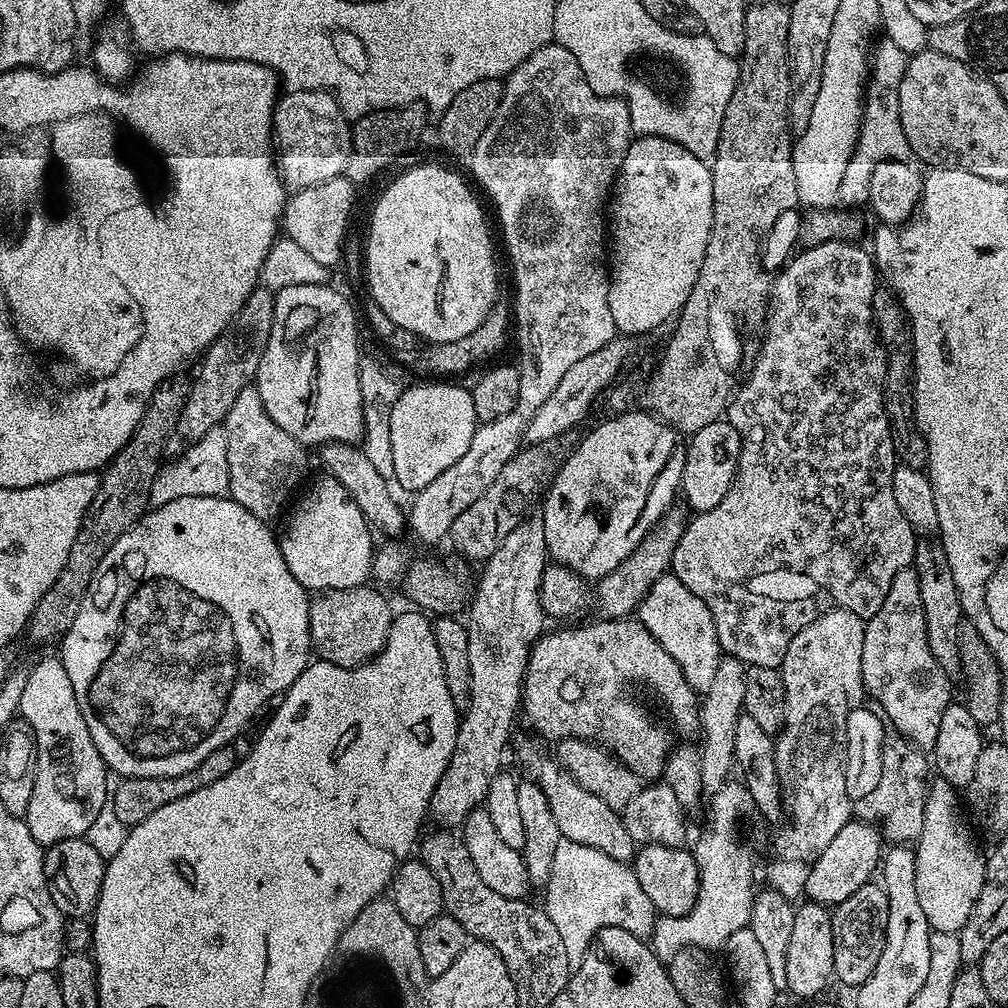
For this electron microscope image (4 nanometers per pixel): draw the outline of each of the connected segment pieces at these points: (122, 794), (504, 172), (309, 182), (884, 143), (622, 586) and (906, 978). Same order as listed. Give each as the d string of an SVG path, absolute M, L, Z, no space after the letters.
M225 746L214 750L214 754L206 754L194 770L186 770L186 774L167 776L166 778L134 778L125 776L117 788L111 789L110 803L114 806L114 814L118 814L118 822L121 826L140 824L154 810L162 810L169 802L178 802L178 798L186 798L186 794L194 794L194 790L202 790L202 786L210 786L210 782L218 782L218 778L226 778L230 770L234 770L237 762L237 754L231 746Z
M555 42L544 44L538 50L534 50L534 54L530 54L530 58L526 58L526 62L519 64L507 76L503 81L503 86L502 102L498 106L490 126L486 126L482 138L478 138L470 157L470 163L472 163L472 172L476 175L475 183L477 185L480 183L488 191L488 196L492 199L497 214L500 215L500 224L504 227L504 244L508 247L508 256L512 259L512 272L516 275L514 344L520 347L518 402L514 402L514 410L510 410L510 414L506 414L494 422L480 424L474 438L470 438L470 446L466 450L466 454L462 454L462 458L458 458L458 462L454 462L454 466L450 466L450 470L442 470L442 474L438 474L438 478L434 478L434 482L430 482L430 486L415 493L413 500L416 501L412 504L412 512L410 508L407 513L407 523L410 525L410 532L412 530L413 534L424 544L436 544L443 536L445 539L451 533L454 518L458 518L458 514L462 514L462 510L466 510L466 506L471 506L489 488L490 482L494 482L494 478L498 478L502 466L506 466L506 462L510 462L510 458L514 458L516 453L521 450L524 444L524 431L530 418L534 418L534 414L538 414L538 410L544 405L546 398L550 398L550 393L558 387L558 381L566 375L566 370L570 370L570 366L575 366L582 358L586 358L586 354L594 354L594 350L602 350L602 346L615 340L618 335L613 315L610 314L610 298L608 297L610 256L606 251L606 205L609 203L610 193L620 175L622 162L626 158L629 148L632 147L634 139L628 104L619 96L599 96L590 88L590 82L586 82L584 72L570 54L570 50L566 50Z
M323 88L285 91L276 102L272 131L278 145L280 179L289 193L301 192L335 176L344 175L352 149L352 129L331 91Z
M886 38L881 39L881 44L879 41L871 53L864 118L860 121L860 137L856 149L850 162L846 162L846 174L842 174L842 186L838 186L836 199L840 204L867 201L872 167L880 160L908 160L912 156L912 147L906 142L906 134L902 128L902 114L898 102L898 90L902 86L902 76L906 74L909 59L909 53L898 50L898 46L894 46L894 42Z
M673 506L664 513L646 539L610 574L606 574L600 580L595 581L594 592L600 595L600 613L604 618L628 618L640 607L640 603L646 598L647 592L651 589L660 576L671 569L674 558L674 546L678 546L678 540L684 533L686 523L685 509L680 506Z
M892 846L883 853L882 887L888 896L886 946L882 946L882 958L878 958L878 966L874 966L874 974L870 974L867 982L874 990L903 990L916 995L930 971L930 940L933 929L918 902L915 866L916 853L911 847Z

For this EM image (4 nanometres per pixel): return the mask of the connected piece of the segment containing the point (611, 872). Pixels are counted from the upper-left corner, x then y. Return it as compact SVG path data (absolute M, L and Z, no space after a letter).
M566 839L558 842L546 891L548 897L542 901L543 907L548 913L550 922L554 922L558 934L562 934L562 946L566 946L566 958L572 966L580 963L597 932L610 926L639 931L640 918L645 916L646 910L648 911L646 893L639 886L638 878L628 864L609 858L608 855L602 854L602 850L594 850L590 846L582 846L578 842L570 842Z

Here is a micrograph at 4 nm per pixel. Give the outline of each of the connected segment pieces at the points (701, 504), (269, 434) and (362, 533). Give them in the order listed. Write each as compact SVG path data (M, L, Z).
M721 418L710 422L710 426L702 426L702 430L691 433L686 444L684 454L684 469L680 479L682 500L693 513L714 510L722 498L726 498L726 490L736 477L742 442L735 426L727 418Z
M255 386L244 388L242 394L238 394L222 427L226 430L226 466L230 474L228 496L236 500L238 506L246 506L258 519L272 522L280 511L283 513L289 507L294 493L301 487L305 445L290 438L290 434L266 414L266 406Z
M320 474L320 477L306 488L299 493L300 501L298 496L287 513L288 525L285 526L284 533L279 533L281 561L290 566L290 574L294 574L294 578L298 578L298 582L306 590L342 590L367 585L372 575L374 532L363 517L357 502L354 502L346 487L329 474Z

